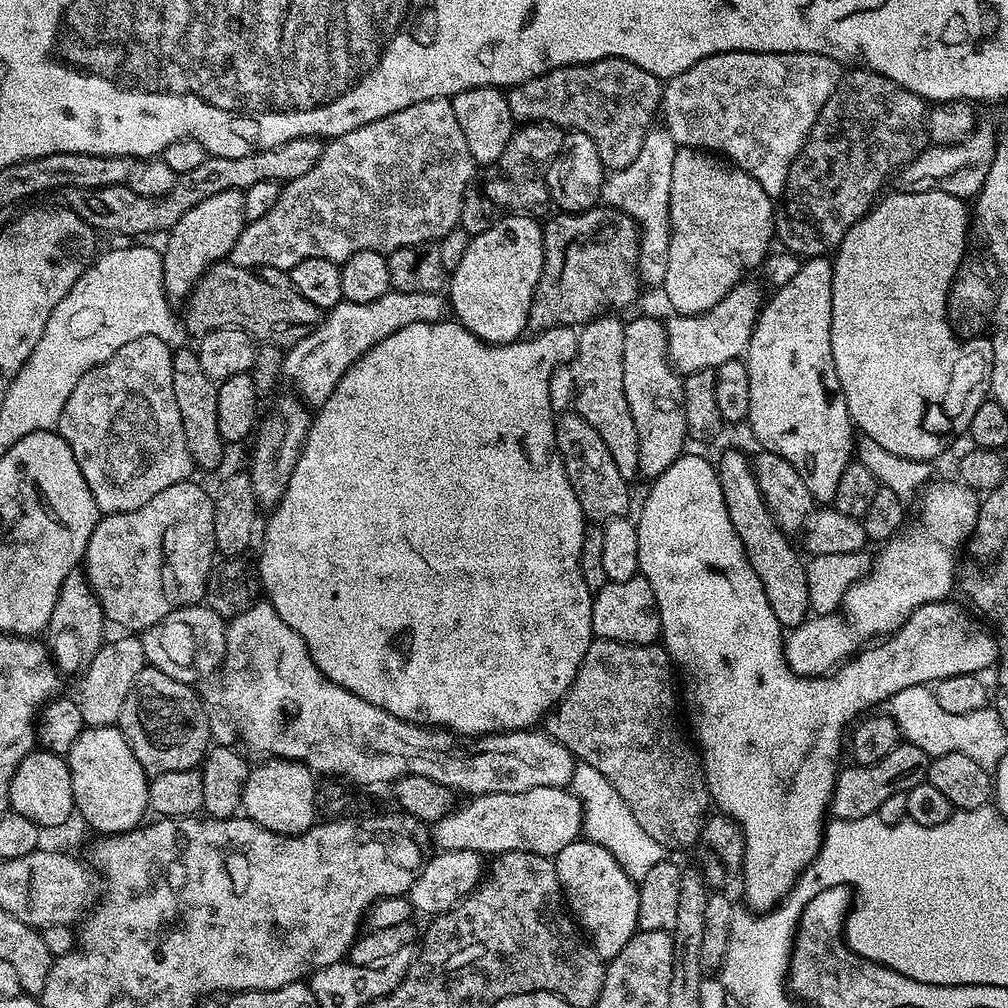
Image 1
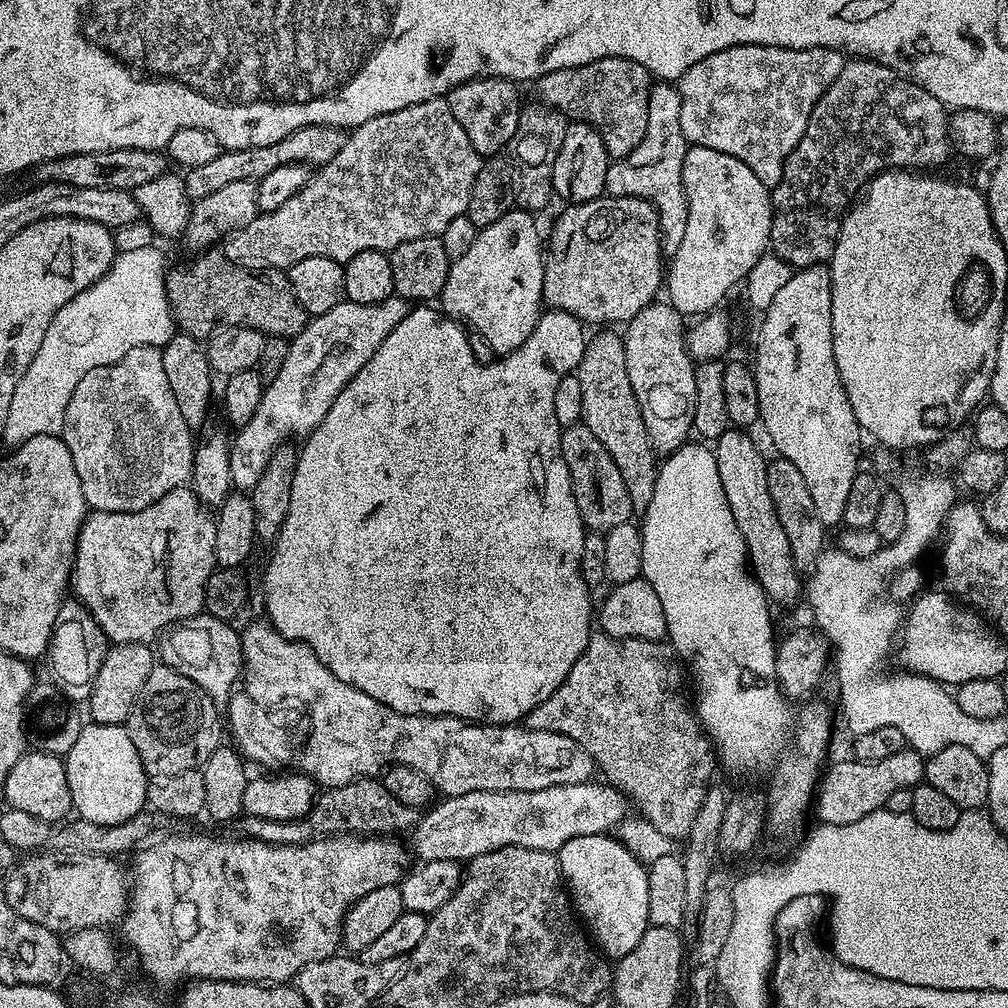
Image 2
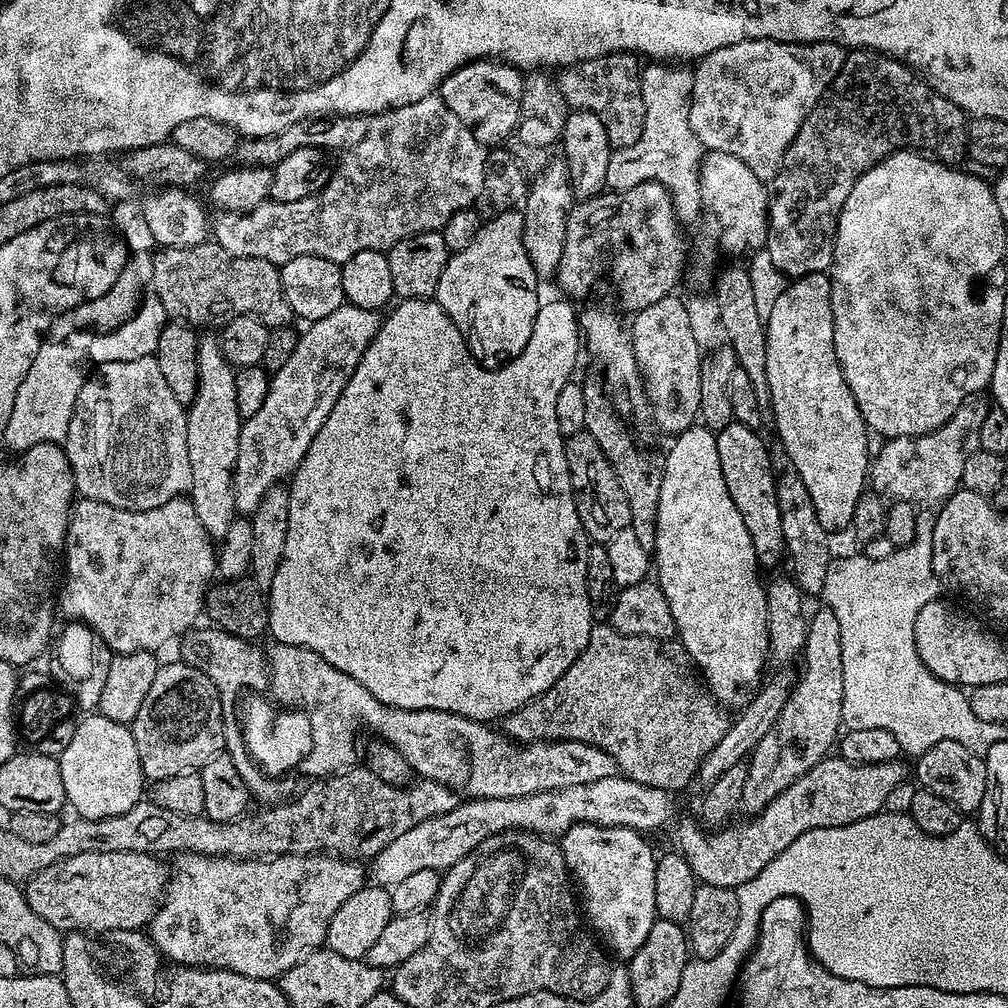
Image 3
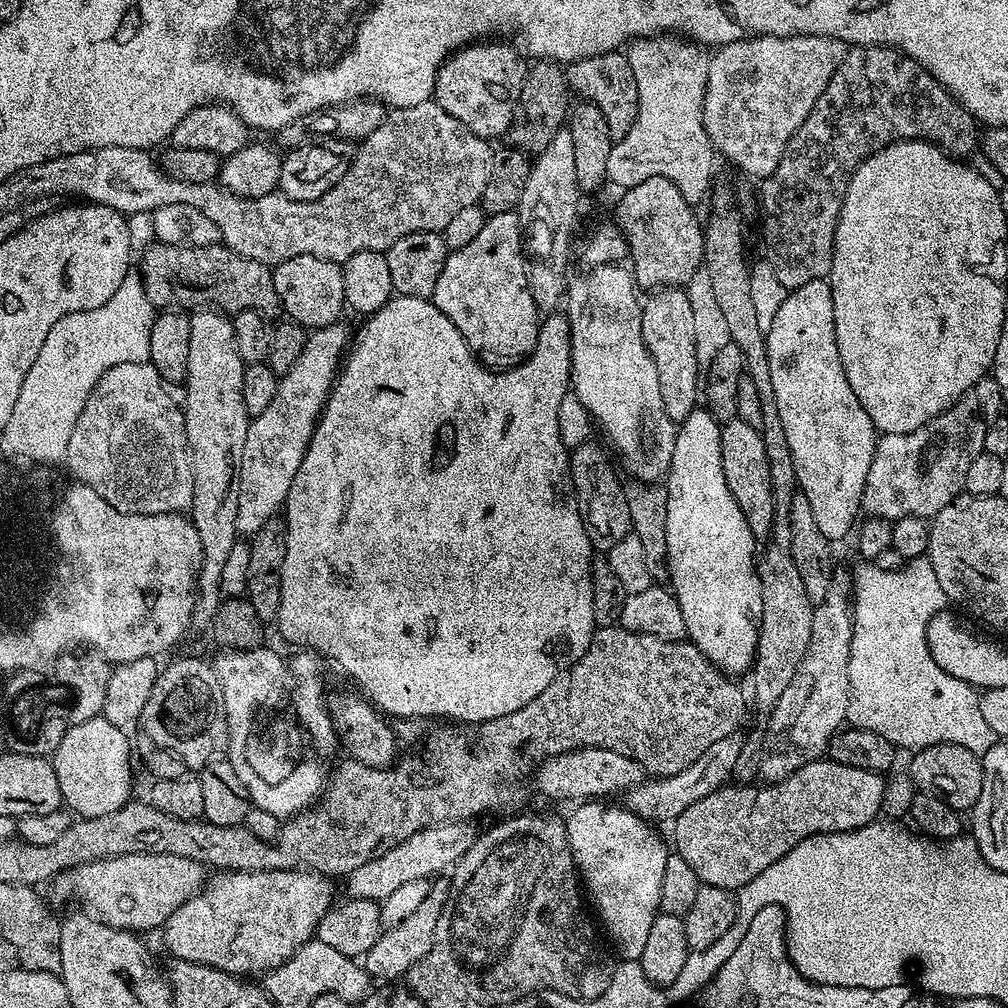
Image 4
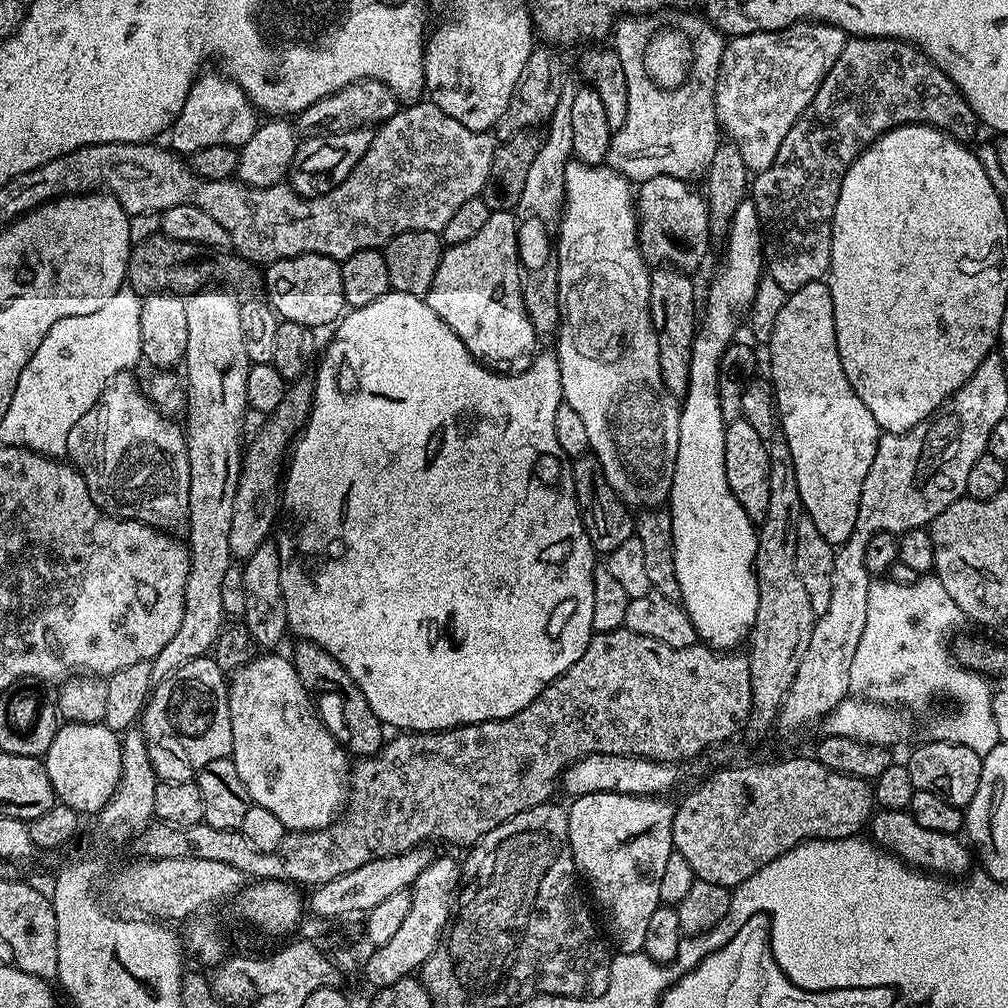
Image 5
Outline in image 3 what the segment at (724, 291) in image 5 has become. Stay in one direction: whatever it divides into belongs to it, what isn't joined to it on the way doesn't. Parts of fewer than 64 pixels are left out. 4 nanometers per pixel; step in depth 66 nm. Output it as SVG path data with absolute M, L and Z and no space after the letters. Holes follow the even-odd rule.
M693 426L679 433L676 440L668 448L668 456L663 457L664 473L662 474L662 494L658 498L658 522L654 538L654 579L660 585L662 594L666 594L666 602L670 602L670 614L674 614L676 636L681 646L687 650L693 665L698 669L703 683L707 685L713 696L721 705L729 706L739 698L740 692L752 694L761 687L760 675L764 672L764 663L769 663L768 627L766 626L766 594L765 585L760 584L761 569L756 563L754 542L750 542L750 534L746 531L746 522L742 522L742 514L738 514L738 506L734 506L734 498L730 498L730 490L726 490L726 478L722 478L722 462L718 462L718 442L716 433L703 426Z

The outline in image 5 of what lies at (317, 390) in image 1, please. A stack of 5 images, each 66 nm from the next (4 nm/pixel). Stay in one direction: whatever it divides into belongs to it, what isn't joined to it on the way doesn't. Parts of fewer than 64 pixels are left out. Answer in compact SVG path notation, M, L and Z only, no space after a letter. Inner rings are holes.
M306 380L295 381L285 394L282 404L278 406L277 410L272 412L268 417L268 422L263 426L262 430L258 431L254 440L249 441L245 449L244 461L241 464L240 476L238 482L238 492L235 495L234 515L230 524L230 550L233 559L243 562L248 560L250 555L258 550L259 546L267 543L269 539L269 532L274 524L274 516L276 514L276 496L278 500L278 492L280 486L280 476L275 473L278 464L285 459L287 450L289 449L291 440L295 437L304 424L307 423L308 414L311 411L313 385Z

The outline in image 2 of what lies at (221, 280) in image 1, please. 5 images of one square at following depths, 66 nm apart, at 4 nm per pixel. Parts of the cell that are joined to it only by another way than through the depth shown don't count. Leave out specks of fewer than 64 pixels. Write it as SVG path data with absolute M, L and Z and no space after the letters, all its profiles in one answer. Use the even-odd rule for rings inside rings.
M204 250L197 256L200 257L189 264L180 264L177 268L169 267L164 278L166 298L168 305L172 307L172 319L183 335L206 338L223 324L241 324L264 333L265 337L293 338L307 326L310 319L308 311L294 298L294 290L281 269L249 266L247 263L226 258L220 250Z

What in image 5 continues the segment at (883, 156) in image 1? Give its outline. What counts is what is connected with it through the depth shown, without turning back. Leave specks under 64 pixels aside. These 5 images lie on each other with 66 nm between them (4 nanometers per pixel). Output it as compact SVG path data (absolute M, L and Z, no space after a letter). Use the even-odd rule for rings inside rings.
M878 36L845 39L842 54L838 54L838 62L830 66L830 74L826 74L822 86L818 86L818 94L814 94L798 122L790 126L790 134L782 138L778 158L774 158L766 170L755 173L750 184L750 198L756 203L760 230L764 233L766 272L786 294L827 277L832 261L832 219L846 170L877 138L907 124L941 128L961 142L972 142L976 131L982 128L976 111L924 49L906 40Z

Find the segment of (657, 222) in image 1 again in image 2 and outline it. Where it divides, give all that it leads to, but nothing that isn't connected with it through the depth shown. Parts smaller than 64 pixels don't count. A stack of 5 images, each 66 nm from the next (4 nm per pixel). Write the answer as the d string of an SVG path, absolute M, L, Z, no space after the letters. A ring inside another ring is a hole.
M656 82L650 94L646 134L629 156L612 160L606 170L605 193L610 196L637 196L649 200L660 219L660 239L674 246L686 234L688 203L682 182L682 162L689 150L680 125L680 90L668 82Z

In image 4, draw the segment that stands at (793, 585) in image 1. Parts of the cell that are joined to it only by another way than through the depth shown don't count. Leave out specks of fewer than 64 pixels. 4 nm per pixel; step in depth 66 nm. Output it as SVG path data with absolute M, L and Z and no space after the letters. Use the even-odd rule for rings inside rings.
M738 418L725 420L720 426L720 441L722 474L726 474L726 486L730 486L734 502L738 502L738 510L742 510L746 526L750 526L750 534L757 538L771 536L772 523L776 517L776 499L770 486L770 462L766 462L766 446L760 430L754 426L746 426L746 422Z

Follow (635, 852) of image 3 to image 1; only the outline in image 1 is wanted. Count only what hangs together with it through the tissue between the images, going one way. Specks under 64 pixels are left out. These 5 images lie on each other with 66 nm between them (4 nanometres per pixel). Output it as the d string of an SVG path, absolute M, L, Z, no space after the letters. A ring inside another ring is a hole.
M583 838L570 842L570 846L562 846L554 863L569 913L601 960L613 960L638 931L640 890L637 881L626 874L610 850Z

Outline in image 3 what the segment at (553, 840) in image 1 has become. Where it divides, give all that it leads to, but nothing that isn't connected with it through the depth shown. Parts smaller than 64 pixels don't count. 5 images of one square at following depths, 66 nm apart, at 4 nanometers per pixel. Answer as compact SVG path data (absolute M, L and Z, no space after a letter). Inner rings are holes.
M623 774L607 776L599 782L590 782L586 786L570 786L559 788L549 792L535 792L518 798L468 798L457 803L454 810L446 814L438 814L434 818L426 818L426 822L418 822L418 826L406 830L399 838L394 838L383 848L380 853L371 861L370 880L373 885L380 885L383 888L392 889L398 882L410 878L418 870L434 870L440 872L455 866L459 860L466 858L486 838L490 838L499 832L537 832L539 836L559 838L566 830L570 830L576 824L597 824L613 828L633 828L641 834L649 834L655 828L660 828L672 816L673 797L661 788L651 788L640 782L634 782L630 777Z

